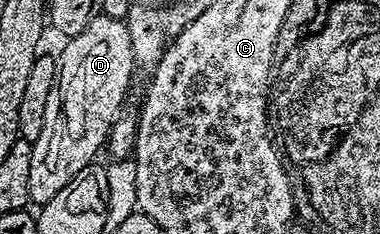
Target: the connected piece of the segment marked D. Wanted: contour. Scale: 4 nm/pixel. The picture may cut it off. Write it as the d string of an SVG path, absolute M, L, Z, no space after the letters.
M103 16L90 19L85 29L68 38L59 52L56 81L47 99L43 131L32 141L27 191L34 206L40 207L55 199L83 167L94 164L96 157L93 156L106 148L113 122L122 112L121 104L135 70L131 35L120 16Z

